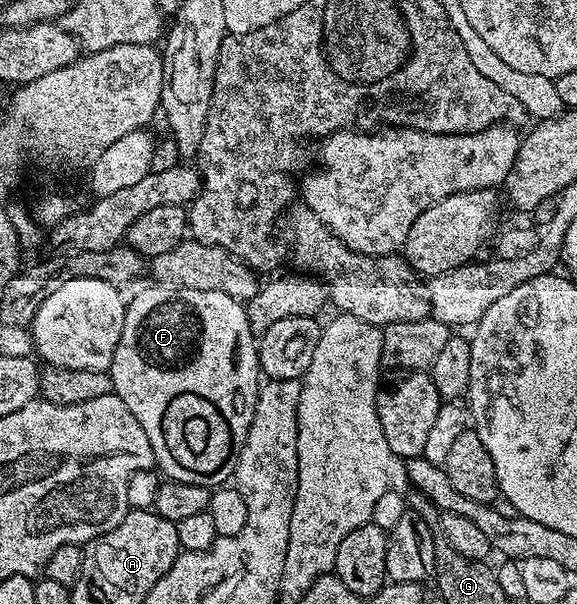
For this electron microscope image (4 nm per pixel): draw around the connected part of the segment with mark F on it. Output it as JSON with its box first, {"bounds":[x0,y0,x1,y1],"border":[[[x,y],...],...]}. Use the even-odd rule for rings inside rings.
{"bounds":[109,283,261,488],"border":[[[156,283],[154,287],[141,289],[132,300],[130,297],[126,301],[125,326],[121,330],[121,342],[117,342],[117,350],[113,354],[109,369],[114,395],[119,396],[121,402],[129,406],[129,414],[133,414],[137,422],[141,422],[141,430],[145,430],[145,438],[149,438],[149,446],[153,446],[155,464],[164,472],[162,475],[166,479],[193,482],[206,488],[226,485],[235,475],[235,468],[239,464],[245,438],[249,438],[249,426],[253,422],[253,414],[259,401],[261,369],[257,333],[249,326],[244,301],[235,300],[229,294],[221,294],[221,290],[185,290],[161,283]]]}

